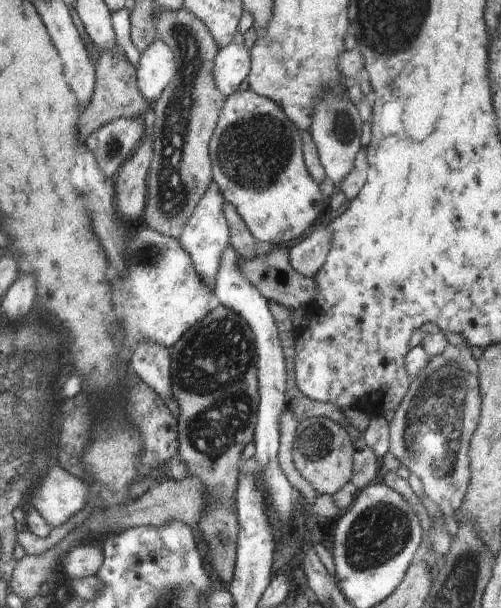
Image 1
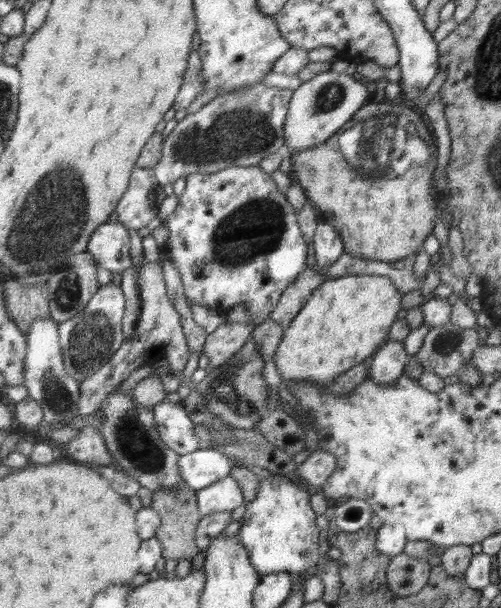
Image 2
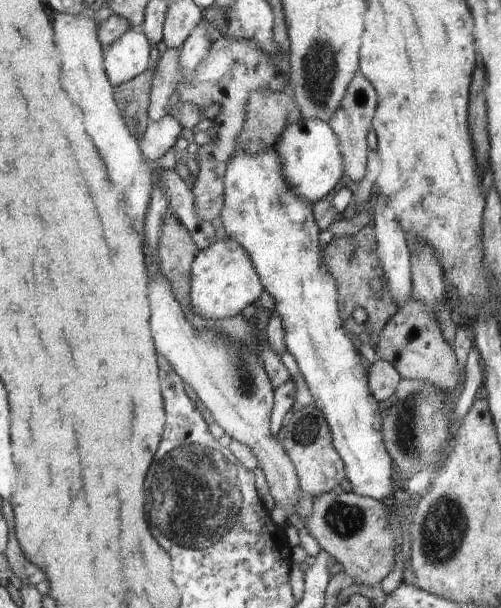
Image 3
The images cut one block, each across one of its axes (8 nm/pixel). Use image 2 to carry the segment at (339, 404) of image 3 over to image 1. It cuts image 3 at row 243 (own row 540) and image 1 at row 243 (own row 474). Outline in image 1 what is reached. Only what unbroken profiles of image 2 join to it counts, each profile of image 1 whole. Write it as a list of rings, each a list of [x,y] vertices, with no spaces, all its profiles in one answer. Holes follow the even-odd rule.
[[[237,90],[225,98],[209,140],[213,180],[260,246],[300,238],[327,208],[320,185],[307,171],[299,128],[271,98]]]

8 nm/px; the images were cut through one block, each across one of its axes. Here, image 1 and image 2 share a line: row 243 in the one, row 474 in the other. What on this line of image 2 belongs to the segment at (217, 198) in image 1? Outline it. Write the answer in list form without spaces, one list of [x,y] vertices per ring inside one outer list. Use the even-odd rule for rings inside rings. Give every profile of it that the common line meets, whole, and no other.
[[[202,447],[178,457],[182,480],[197,491],[226,478],[233,467],[230,458],[214,448]]]

